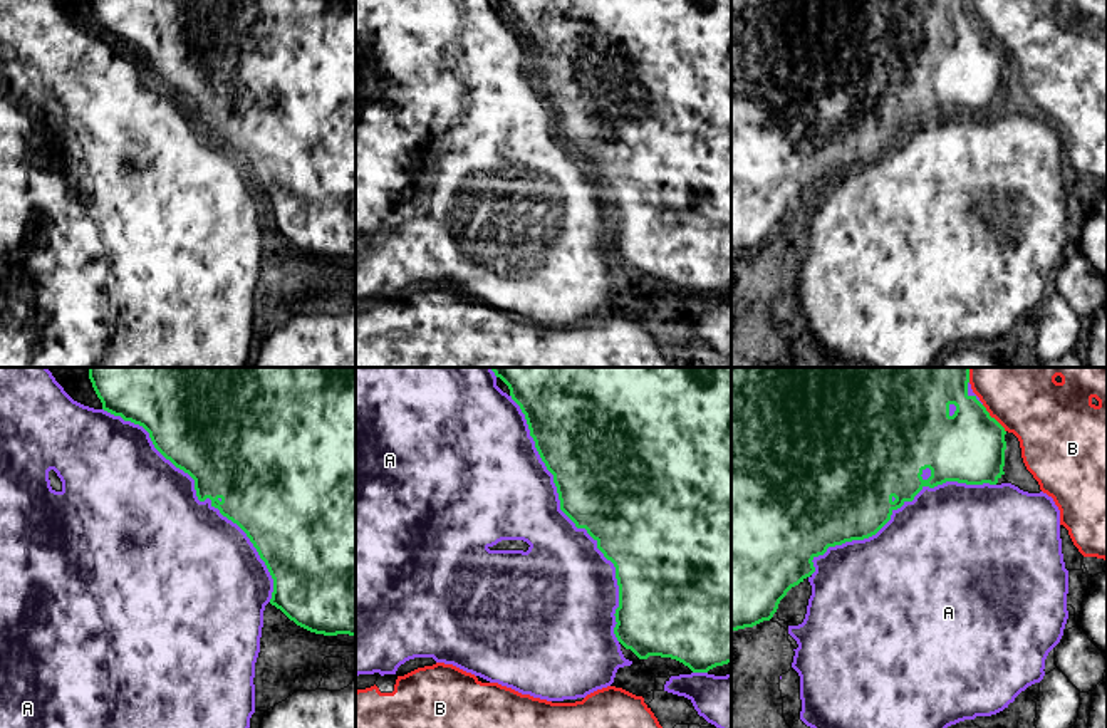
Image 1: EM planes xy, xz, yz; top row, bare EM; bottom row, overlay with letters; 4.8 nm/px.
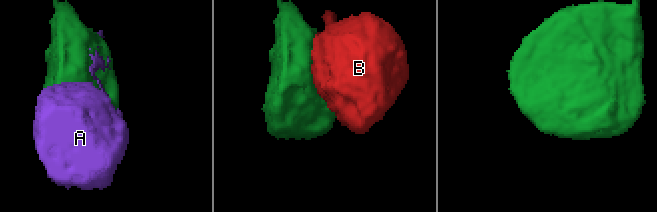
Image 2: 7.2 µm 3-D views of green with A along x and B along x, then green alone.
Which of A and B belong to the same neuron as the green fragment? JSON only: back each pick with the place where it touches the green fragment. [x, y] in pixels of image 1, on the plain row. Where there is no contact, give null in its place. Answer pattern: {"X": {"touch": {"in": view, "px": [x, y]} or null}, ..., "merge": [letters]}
{"merge": []}

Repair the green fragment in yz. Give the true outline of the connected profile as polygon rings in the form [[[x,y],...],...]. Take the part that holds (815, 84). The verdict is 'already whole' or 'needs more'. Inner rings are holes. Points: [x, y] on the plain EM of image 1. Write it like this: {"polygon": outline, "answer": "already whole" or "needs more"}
{"polygon": [[[731,0],[731,255],[753,252],[763,245],[770,245],[787,216],[815,196],[812,186],[815,181],[824,179],[829,171],[876,159],[891,144],[892,136],[901,133],[906,126],[912,126],[924,111],[934,112],[946,106],[966,109],[998,107],[1005,99],[1006,55],[990,40],[976,20],[968,18],[968,7],[969,0]]], "answer": "already whole"}

